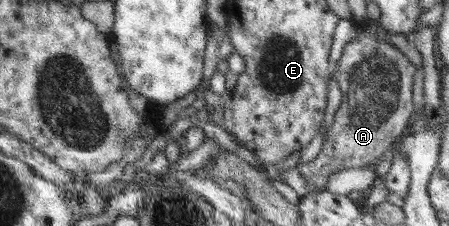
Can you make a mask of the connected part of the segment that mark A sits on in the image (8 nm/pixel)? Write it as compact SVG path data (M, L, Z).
M361 35L345 46L341 59L331 71L340 86L340 107L335 113L333 125L327 130L321 152L310 162L297 164L297 172L307 184L317 188L316 192L325 191L329 178L341 170L375 168L383 157L392 153L395 145L406 135L408 123L415 118L412 96L416 67L403 52L387 41L376 41L373 36L367 38Z

